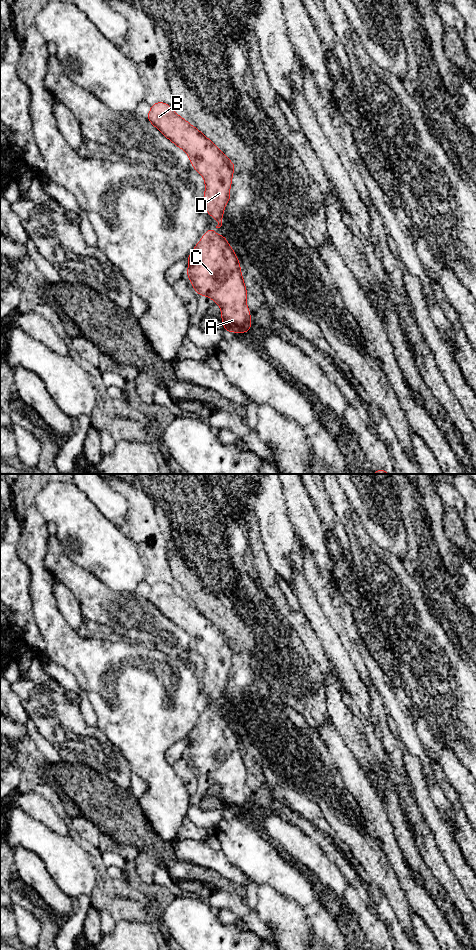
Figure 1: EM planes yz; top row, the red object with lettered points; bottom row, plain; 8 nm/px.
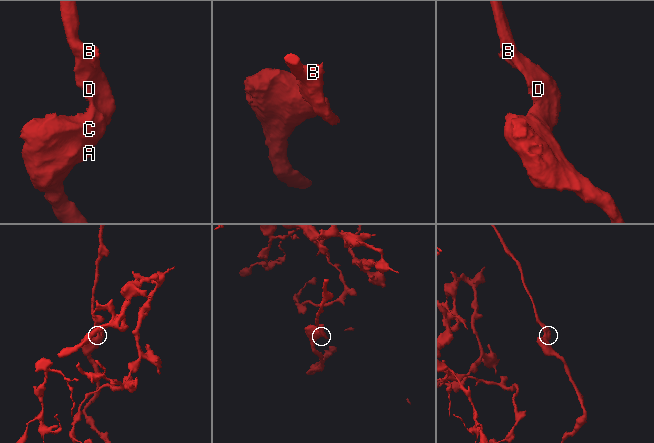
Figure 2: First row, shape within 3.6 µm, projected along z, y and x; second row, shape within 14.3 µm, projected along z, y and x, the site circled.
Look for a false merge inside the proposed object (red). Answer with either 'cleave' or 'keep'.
keep

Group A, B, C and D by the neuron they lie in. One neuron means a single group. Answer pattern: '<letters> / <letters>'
A B C D

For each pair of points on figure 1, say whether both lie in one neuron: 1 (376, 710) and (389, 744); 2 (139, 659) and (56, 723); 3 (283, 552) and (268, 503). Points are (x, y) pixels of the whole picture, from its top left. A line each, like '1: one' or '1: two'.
1: one
2: two
3: one

